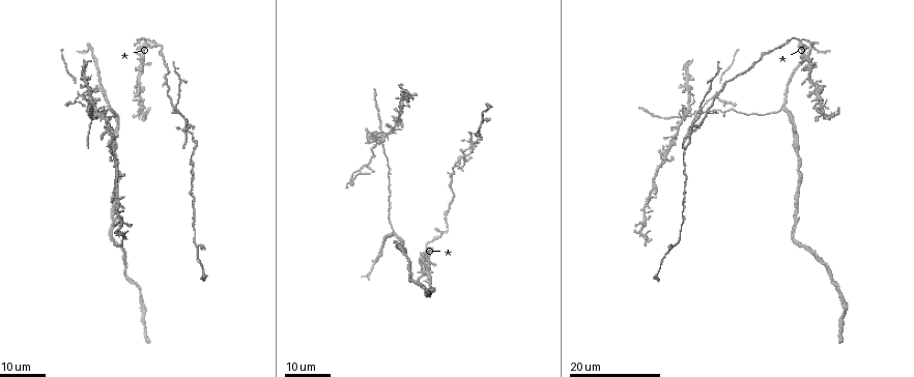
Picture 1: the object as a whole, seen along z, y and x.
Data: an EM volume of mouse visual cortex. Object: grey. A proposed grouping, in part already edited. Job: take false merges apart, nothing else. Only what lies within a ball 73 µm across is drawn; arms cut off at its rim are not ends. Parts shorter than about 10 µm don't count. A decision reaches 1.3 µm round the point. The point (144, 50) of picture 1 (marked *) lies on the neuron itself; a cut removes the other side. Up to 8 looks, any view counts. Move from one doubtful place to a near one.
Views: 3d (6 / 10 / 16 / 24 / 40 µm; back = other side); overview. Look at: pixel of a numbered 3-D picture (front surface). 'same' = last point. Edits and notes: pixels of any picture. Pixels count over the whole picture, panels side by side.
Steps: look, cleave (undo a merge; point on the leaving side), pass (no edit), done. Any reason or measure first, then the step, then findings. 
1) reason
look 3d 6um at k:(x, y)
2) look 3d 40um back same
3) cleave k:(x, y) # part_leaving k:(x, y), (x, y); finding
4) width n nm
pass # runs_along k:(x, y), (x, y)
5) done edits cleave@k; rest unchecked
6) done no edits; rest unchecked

four or more arms meet
look 3d 24um at 1:(141, 95)

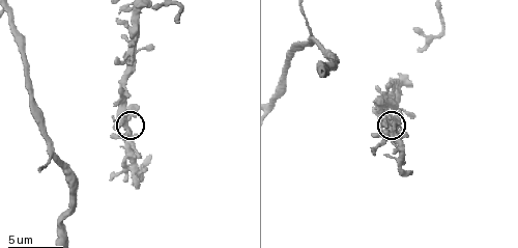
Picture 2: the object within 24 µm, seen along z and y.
zoom in
look 3d 10um at 2:(127, 125)

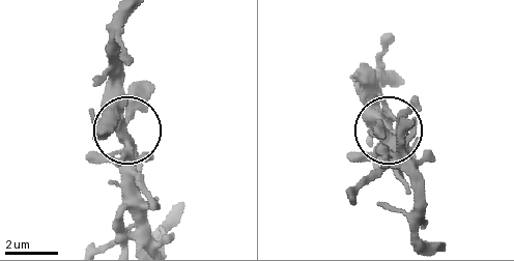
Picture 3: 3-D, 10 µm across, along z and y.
pass # one neuron here

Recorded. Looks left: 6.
looks like a crossing
look 3d 16um at 1:(472, 142)

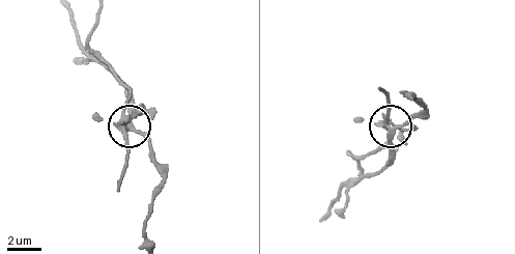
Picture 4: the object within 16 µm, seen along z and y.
zoom in
look 3d 6um at 4:(128, 129)

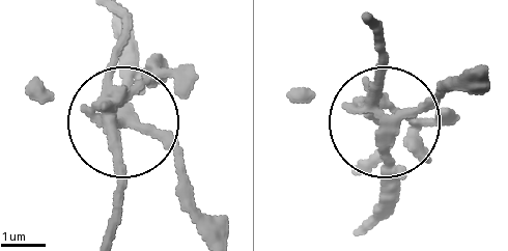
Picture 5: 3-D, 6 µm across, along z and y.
cleave 5:(120, 171) # a second neuron is stuck on

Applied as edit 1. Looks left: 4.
three-way junction
look 3d 24um at 1:(363, 165)

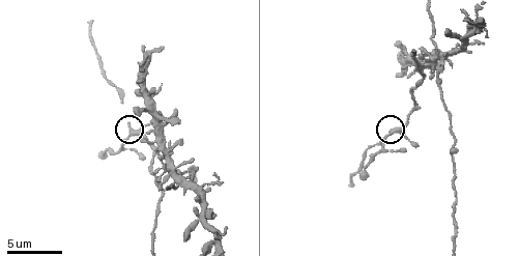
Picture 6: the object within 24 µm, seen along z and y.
look 3d 10um at 6:(394, 132)

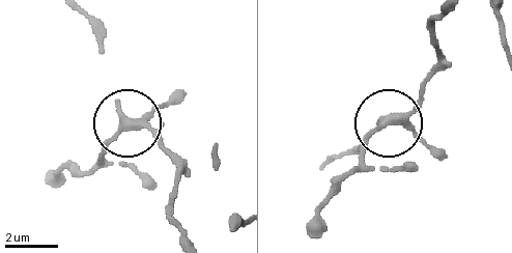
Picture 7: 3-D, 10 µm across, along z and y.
width 250 nm
pass # continuous, no second neuron

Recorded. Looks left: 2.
three-way junction
look 3d 10um at 6:(156, 182)

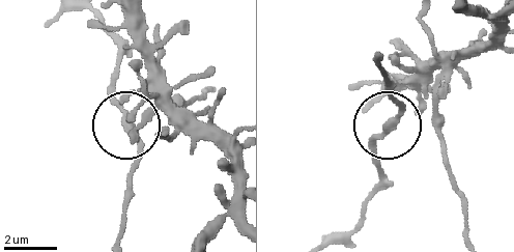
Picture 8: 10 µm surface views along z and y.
arms 3
pass # continuous, no second neuron

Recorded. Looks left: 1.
done edits cleave@5; rest unchecked

